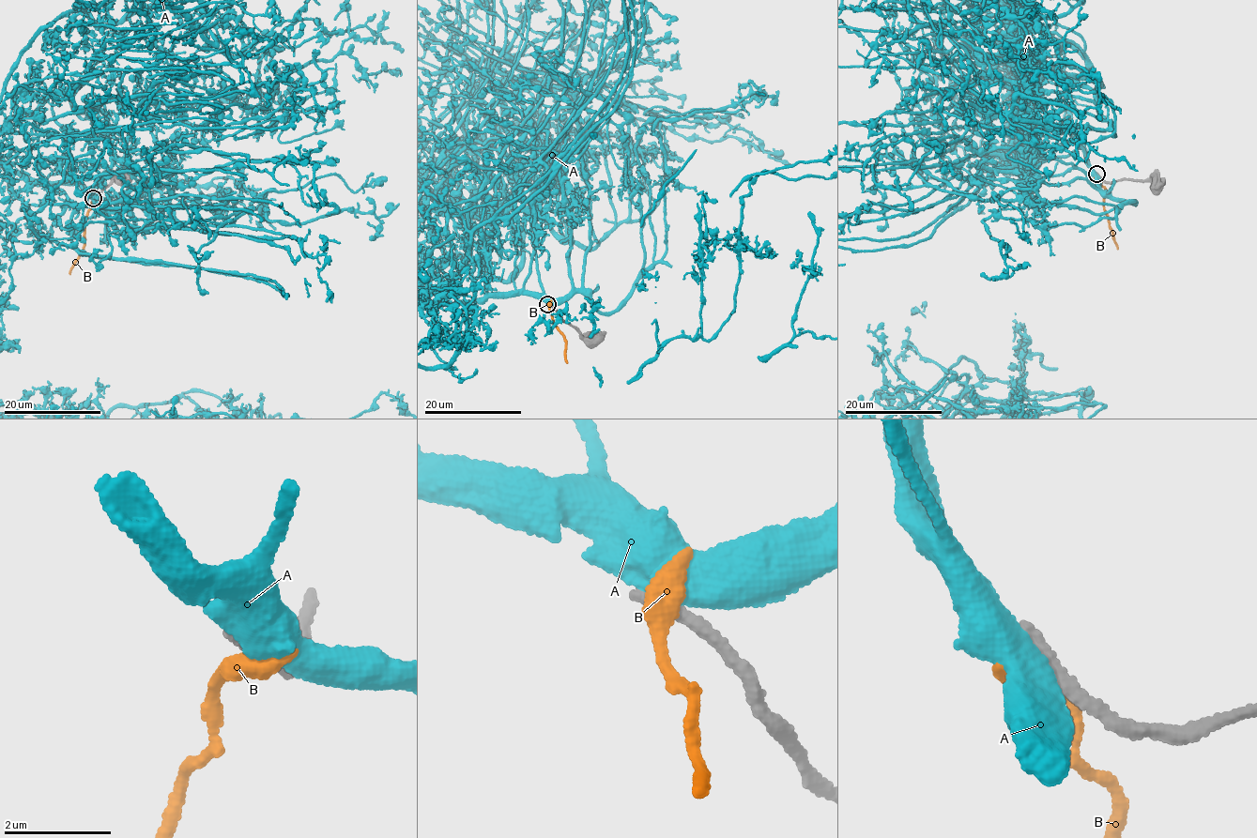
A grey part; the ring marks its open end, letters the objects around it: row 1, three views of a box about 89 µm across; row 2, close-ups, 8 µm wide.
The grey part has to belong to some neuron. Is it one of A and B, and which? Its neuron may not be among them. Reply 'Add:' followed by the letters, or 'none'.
Add: none

